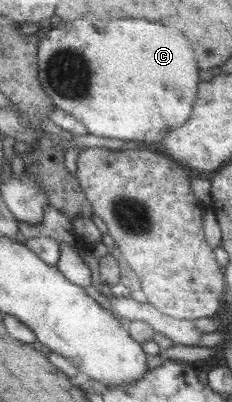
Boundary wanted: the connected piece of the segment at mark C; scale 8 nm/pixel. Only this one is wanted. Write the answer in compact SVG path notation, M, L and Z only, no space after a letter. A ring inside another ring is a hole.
M84 19L60 23L58 29L50 29L37 45L38 81L55 107L81 121L92 135L157 143L168 131L184 125L191 114L200 81L196 57L178 29L144 19L122 19L120 23L122 27L116 33L98 33Z

